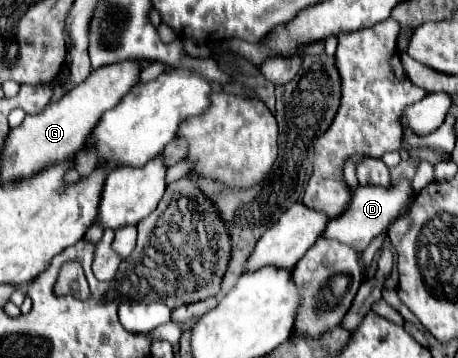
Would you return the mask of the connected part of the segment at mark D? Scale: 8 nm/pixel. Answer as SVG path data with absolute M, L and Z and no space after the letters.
M398 178L394 180L388 188L384 186L358 186L354 192L354 198L350 202L350 210L346 210L346 214L342 214L342 218L330 220L330 226L326 228L326 234L322 234L324 238L334 238L338 242L346 242L348 246L354 246L354 250L364 252L366 246L380 234L384 234L388 230L388 226L392 222L396 222L404 210L412 208L412 202L416 198L416 190L412 186L412 180L408 178Z

